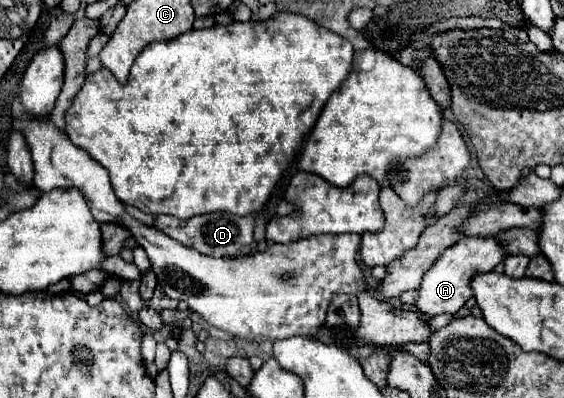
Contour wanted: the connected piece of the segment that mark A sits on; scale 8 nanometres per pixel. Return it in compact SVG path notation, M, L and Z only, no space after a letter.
M464 236L456 246L448 248L424 274L424 280L420 284L420 298L416 300L418 310L428 316L458 312L472 296L472 276L476 276L476 272L492 272L506 256L508 252L498 236Z

